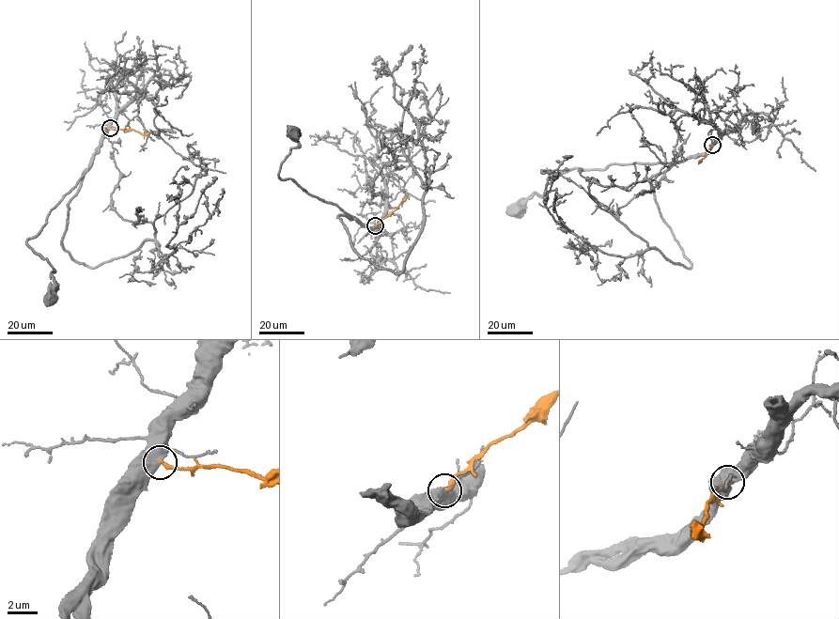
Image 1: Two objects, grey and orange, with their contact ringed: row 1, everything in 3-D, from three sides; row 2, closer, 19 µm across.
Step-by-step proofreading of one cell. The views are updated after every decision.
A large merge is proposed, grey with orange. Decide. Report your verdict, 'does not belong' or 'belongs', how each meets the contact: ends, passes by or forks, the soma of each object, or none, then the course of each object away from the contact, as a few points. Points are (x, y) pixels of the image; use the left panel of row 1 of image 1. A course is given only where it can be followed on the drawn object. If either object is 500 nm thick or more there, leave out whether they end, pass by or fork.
does not belong; soma grey (50, 299); soma orange none; course grey (110, 128), (89, 167), (51, 209), (37, 235), (26, 243), (54, 271), (52, 274), (57, 287), (50, 299); course orange (110, 128), (132, 130), (142, 133), (150, 131)

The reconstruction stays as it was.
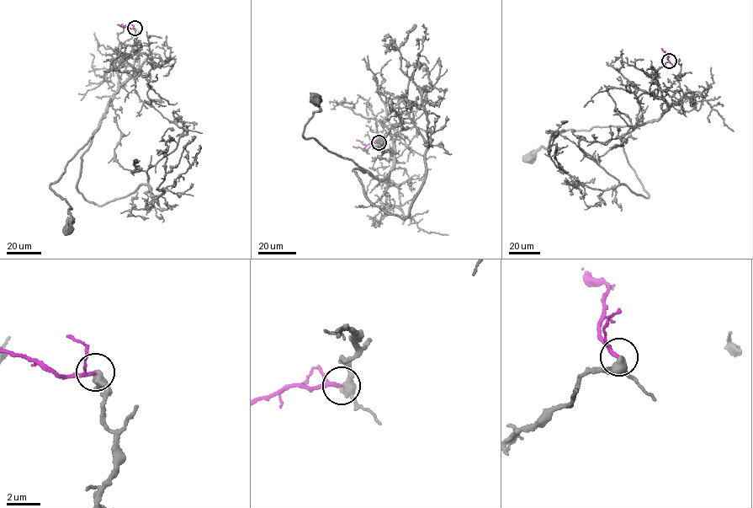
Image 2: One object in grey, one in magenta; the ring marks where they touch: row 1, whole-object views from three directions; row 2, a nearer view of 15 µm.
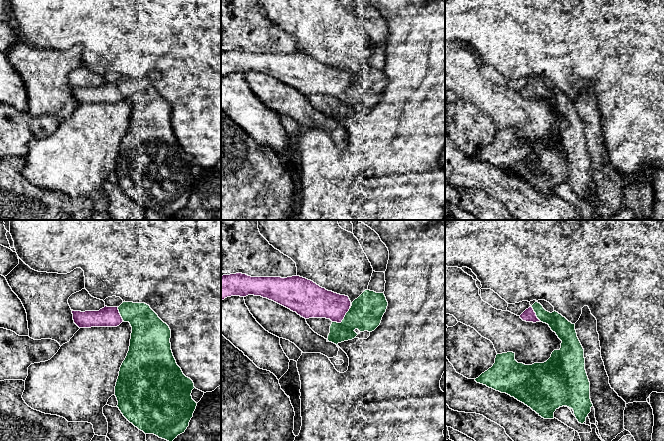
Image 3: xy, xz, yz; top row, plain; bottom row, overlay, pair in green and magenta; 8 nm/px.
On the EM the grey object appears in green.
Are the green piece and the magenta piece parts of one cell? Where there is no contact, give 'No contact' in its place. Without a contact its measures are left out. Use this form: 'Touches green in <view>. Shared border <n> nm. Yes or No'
Touches green in xz. Shared border 190 nm. Yes

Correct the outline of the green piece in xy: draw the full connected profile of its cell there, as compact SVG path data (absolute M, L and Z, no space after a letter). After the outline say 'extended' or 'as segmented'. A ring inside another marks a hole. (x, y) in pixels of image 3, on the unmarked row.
M123 78L119 83L99 87L73 87L74 99L79 104L117 103L123 97L132 103L129 127L123 137L115 162L117 183L123 192L145 210L154 210L172 218L185 208L197 179L191 169L193 157L177 141L171 126L171 106L145 79Z; extended

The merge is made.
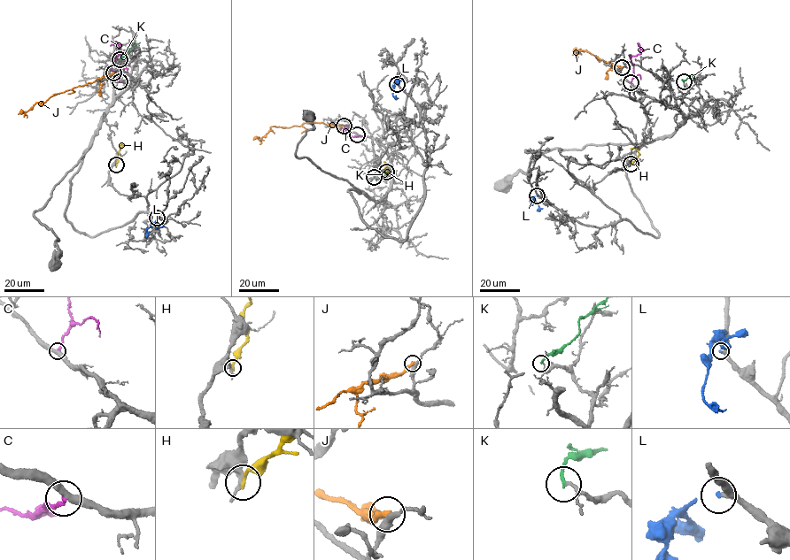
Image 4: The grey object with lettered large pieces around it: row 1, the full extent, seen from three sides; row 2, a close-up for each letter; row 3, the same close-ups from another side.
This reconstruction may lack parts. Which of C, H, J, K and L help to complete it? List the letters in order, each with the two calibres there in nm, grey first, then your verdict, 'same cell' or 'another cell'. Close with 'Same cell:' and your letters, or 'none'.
C: calibres 400 and 220 nm; another cell
H: calibres 300 and 190 nm; another cell
J: calibres 360 and 280 nm; another cell
K: calibres 110 and 150 nm; another cell
L: calibres 220 and 130 nm; same cell
Same cell: L

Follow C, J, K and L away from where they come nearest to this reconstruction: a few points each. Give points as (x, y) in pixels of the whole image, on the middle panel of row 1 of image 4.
C: (358, 134), (344, 134), (345, 125), (349, 131), (341, 128), (338, 132)
J: (344, 126), (314, 122), (282, 128), (271, 126), (260, 139), (252, 139)
K: (374, 177), (381, 172), (383, 176), (390, 169)
L: (397, 84), (395, 83), (392, 95), (398, 98)

